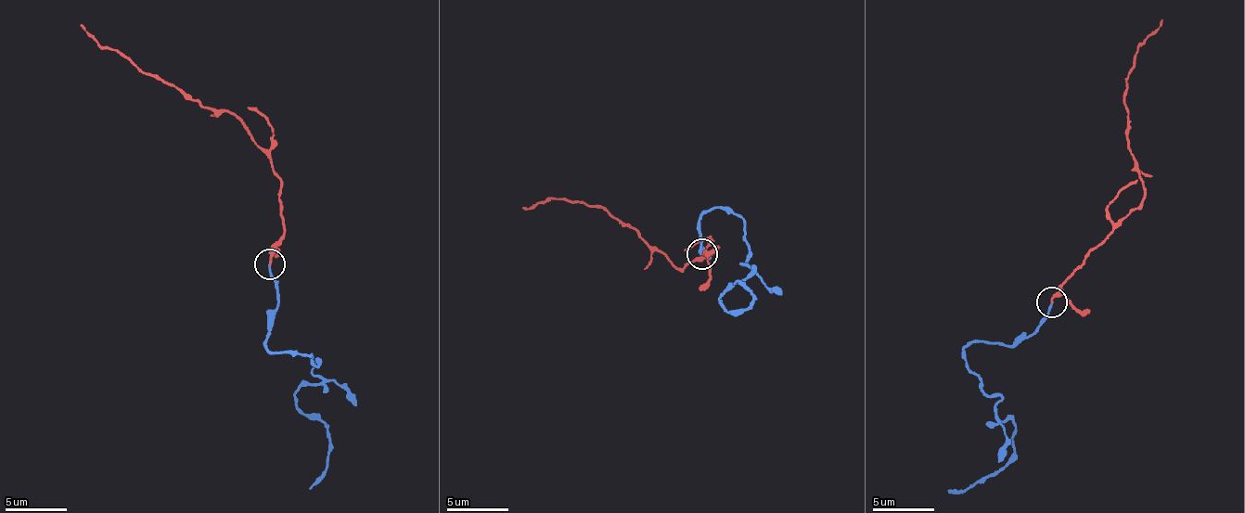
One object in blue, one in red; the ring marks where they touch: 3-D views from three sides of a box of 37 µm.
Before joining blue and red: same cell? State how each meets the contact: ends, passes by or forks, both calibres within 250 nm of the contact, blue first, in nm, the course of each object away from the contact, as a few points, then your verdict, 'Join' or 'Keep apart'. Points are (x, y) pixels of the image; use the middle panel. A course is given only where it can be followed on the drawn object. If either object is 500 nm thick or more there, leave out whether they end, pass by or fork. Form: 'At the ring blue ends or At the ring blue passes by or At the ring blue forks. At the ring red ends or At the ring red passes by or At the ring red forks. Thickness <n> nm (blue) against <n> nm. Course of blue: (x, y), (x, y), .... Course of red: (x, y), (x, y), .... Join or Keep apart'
At the ring blue ends. At the ring red ends. Thickness 160 nm (blue) against 190 nm. Course of blue: (701, 253), (700, 214), (731, 208), (751, 270), (721, 303), (741, 311), (750, 289), (734, 282). Course of red: (701, 253), (676, 268), (660, 250), (648, 247), (634, 228), (596, 207), (546, 198), (523, 207). Join

